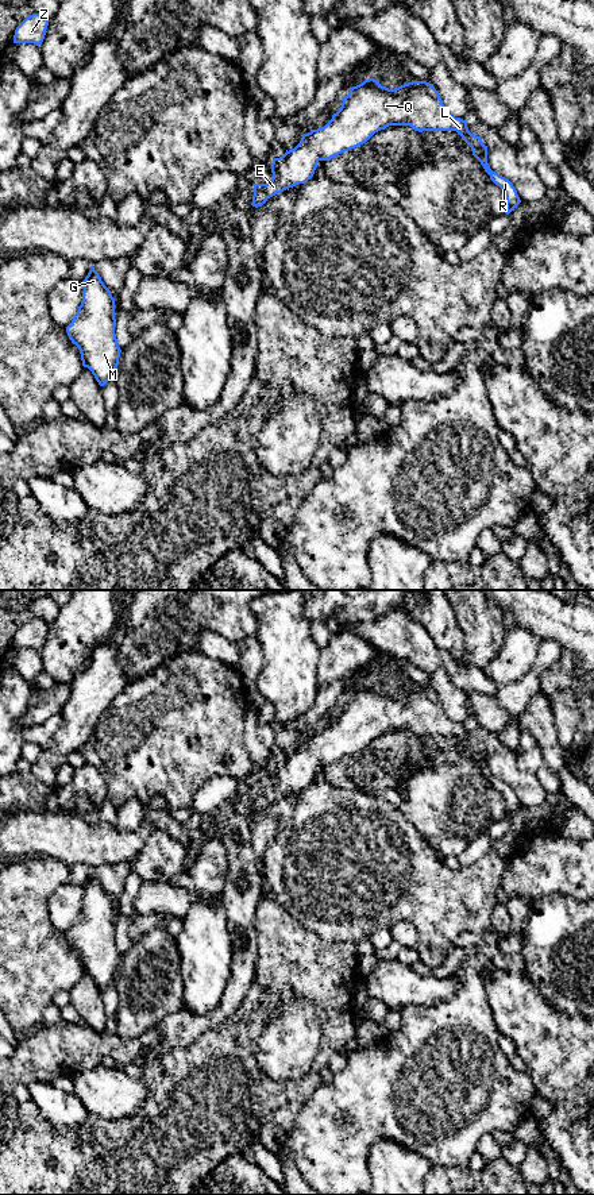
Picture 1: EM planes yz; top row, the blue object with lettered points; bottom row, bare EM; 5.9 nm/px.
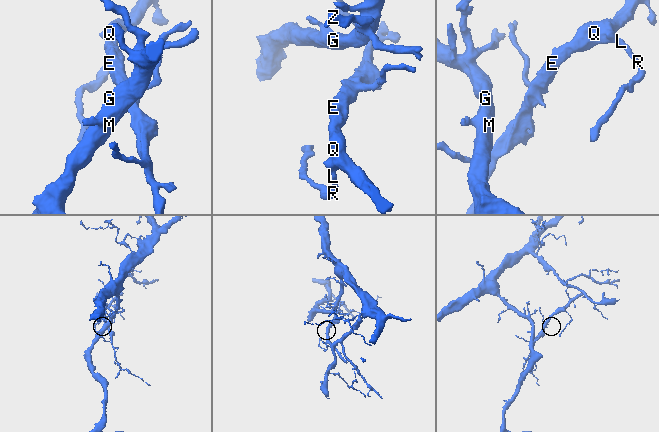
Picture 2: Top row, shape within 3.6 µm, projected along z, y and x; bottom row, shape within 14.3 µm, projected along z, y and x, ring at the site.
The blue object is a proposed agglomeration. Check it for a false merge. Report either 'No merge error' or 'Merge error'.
No merge error

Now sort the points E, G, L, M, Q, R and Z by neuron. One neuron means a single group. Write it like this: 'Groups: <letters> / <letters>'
Groups: E G L M Q R Z

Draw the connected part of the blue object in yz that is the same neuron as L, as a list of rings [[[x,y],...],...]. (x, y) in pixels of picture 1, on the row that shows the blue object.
[[[369,78],[350,88],[342,101],[340,109],[324,127],[304,134],[294,149],[273,159],[273,178],[267,184],[254,184],[252,207],[262,207],[277,193],[305,184],[313,177],[320,161],[328,161],[366,143],[389,126],[410,126],[418,132],[456,131],[471,147],[472,155],[490,180],[505,192],[505,213],[509,215],[521,203],[513,184],[490,169],[487,146],[468,131],[467,120],[447,112],[432,84],[412,81],[389,89]]]

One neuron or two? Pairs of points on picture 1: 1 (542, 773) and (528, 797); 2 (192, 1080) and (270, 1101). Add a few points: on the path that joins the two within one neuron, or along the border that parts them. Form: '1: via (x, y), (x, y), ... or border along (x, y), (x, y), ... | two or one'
1: border along (535, 774), (539, 779) | two
2: via (211, 1099), (251, 1101) | one

